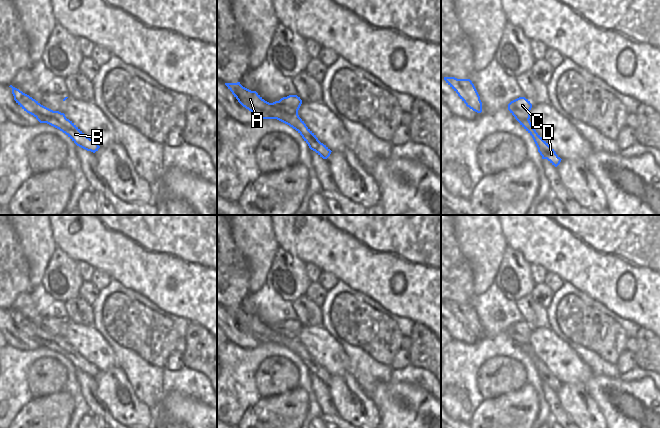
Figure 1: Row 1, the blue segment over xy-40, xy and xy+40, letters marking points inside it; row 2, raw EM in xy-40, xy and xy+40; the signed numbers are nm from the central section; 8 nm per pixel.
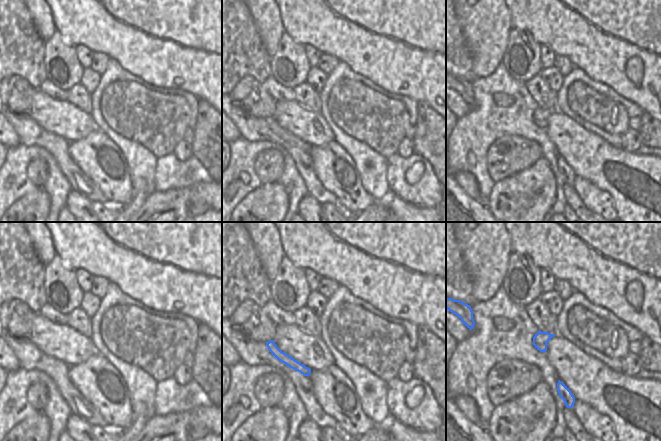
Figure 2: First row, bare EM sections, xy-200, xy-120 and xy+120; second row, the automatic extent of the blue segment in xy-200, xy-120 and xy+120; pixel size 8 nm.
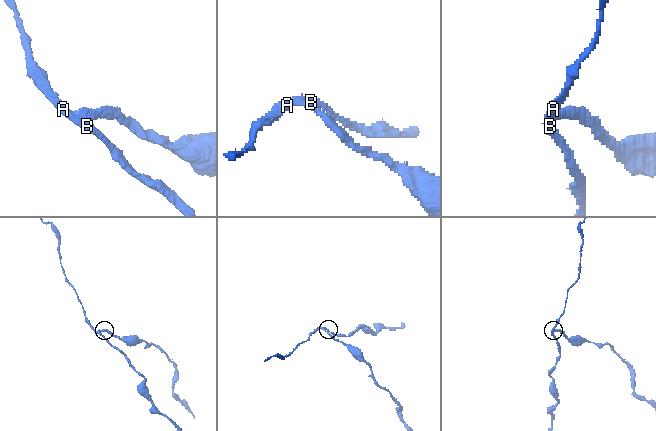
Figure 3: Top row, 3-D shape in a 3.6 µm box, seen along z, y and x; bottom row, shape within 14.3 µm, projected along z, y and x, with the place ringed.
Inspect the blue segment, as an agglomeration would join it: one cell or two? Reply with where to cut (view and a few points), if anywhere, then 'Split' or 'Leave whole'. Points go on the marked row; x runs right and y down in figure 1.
Split along xy (271, 103), (298, 116). Split

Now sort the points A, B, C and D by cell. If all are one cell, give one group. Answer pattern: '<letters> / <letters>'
A B D / C

